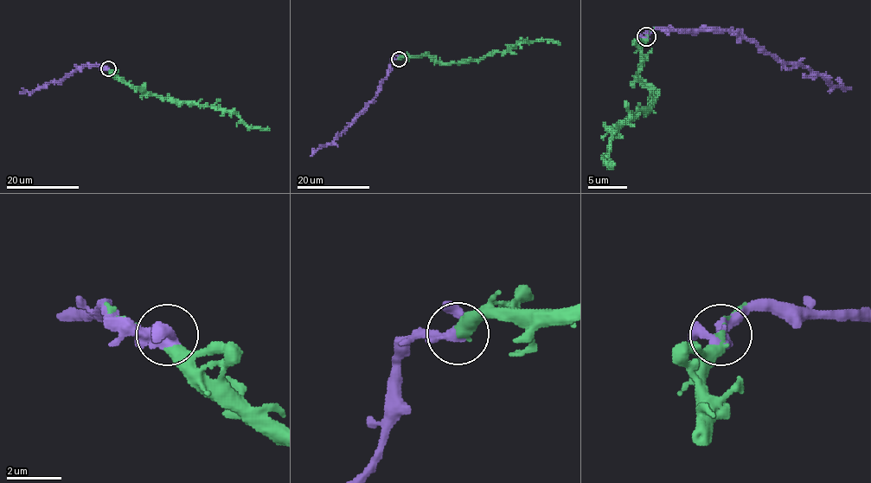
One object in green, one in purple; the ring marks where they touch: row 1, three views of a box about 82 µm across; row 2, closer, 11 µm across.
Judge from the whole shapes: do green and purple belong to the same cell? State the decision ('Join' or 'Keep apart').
Keep apart

